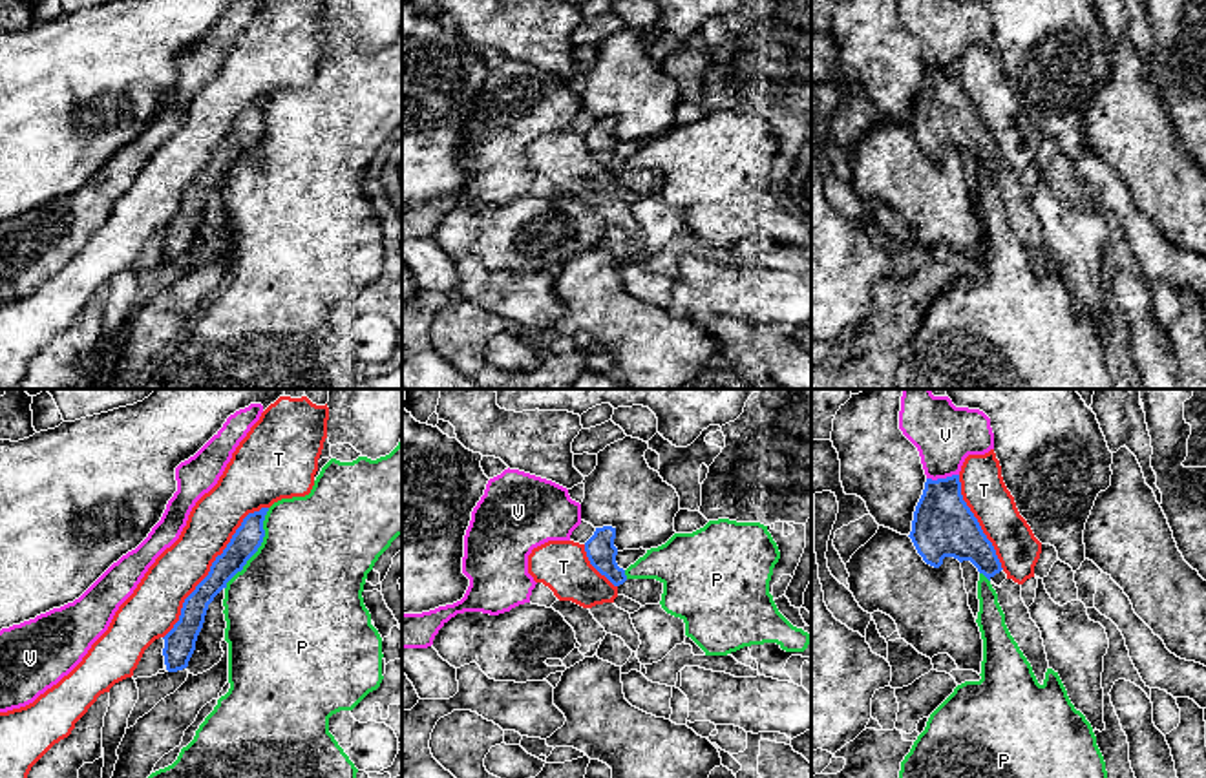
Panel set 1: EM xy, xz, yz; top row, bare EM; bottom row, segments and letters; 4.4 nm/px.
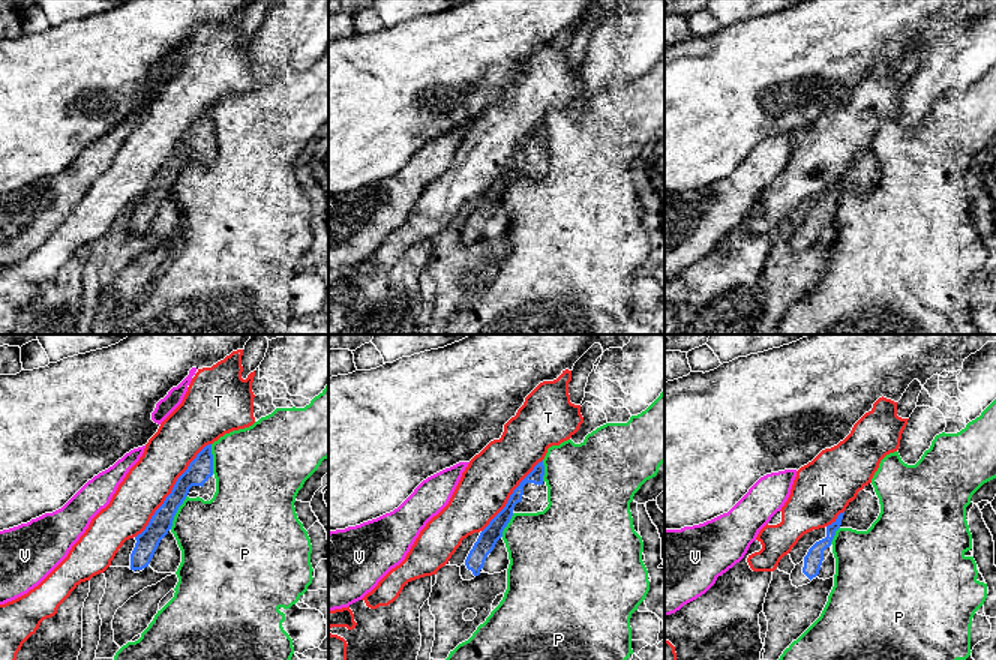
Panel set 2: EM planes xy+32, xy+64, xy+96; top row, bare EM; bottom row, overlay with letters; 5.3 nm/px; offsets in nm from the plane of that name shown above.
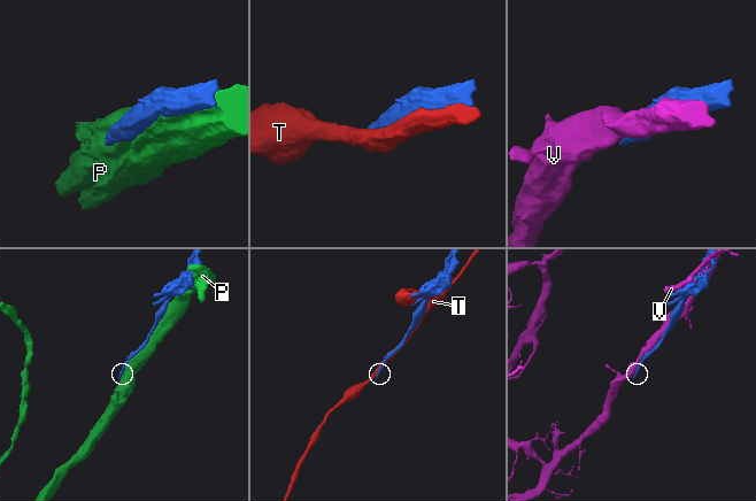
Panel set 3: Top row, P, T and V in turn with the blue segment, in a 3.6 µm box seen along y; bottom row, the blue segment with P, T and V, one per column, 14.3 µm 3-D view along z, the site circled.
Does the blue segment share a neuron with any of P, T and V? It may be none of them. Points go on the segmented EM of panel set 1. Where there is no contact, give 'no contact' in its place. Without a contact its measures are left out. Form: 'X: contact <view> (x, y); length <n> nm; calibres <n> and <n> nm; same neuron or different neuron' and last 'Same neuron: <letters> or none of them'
P: contact xy (258, 546); length 400 nm; calibres 120 and 500 nm; different neuron
T: contact xy (211, 567); length 750 nm; calibres 120 and 220 nm; different neuron
V: contact yz (941, 479); length 150 nm; calibres 280 and 280 nm; different neuron
Same neuron: none of them

